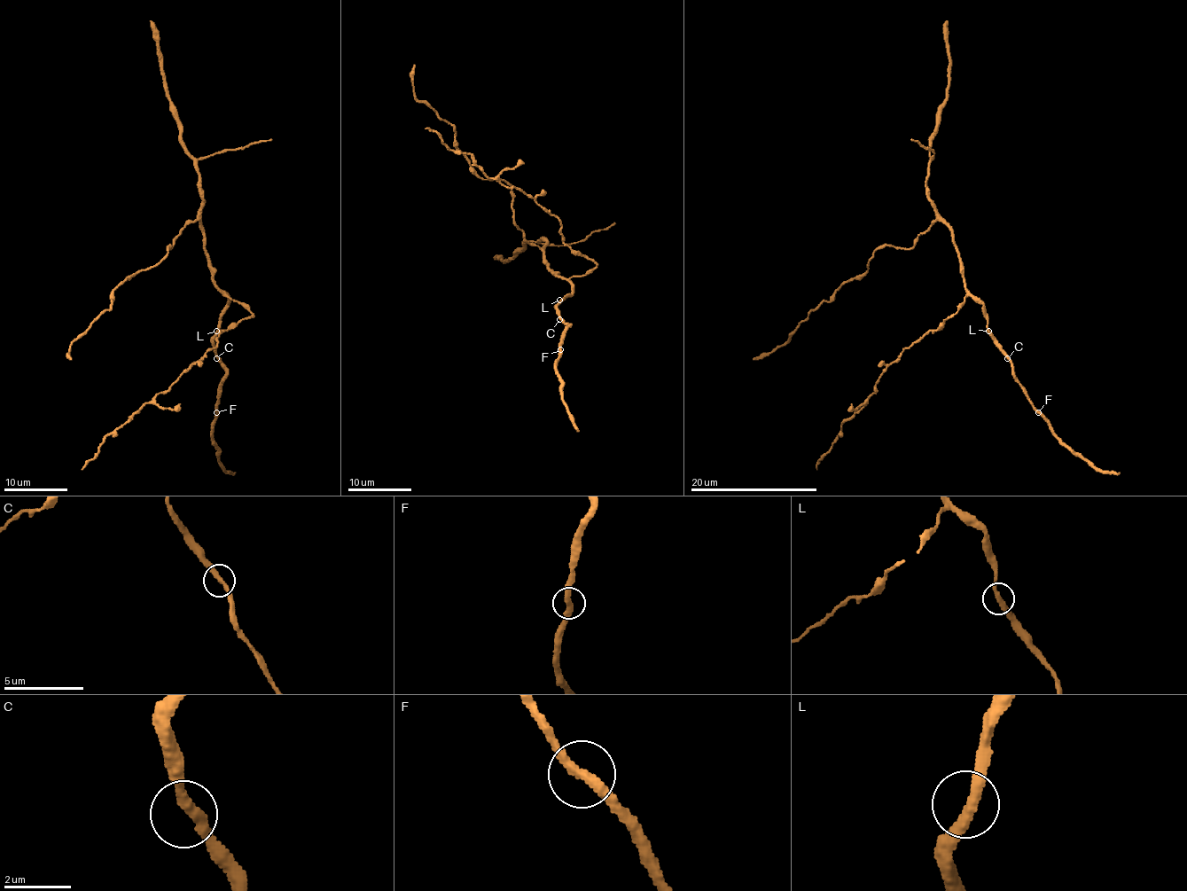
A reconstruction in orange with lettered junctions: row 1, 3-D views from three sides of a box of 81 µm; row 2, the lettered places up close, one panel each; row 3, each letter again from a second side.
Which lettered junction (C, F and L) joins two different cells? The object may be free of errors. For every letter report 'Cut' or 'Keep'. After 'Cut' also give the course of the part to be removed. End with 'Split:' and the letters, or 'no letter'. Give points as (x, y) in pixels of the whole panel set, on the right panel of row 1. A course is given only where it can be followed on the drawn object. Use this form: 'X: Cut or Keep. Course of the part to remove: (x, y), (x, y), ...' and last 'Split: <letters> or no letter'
C: Keep
F: Keep
L: Keep
Split: no letter

